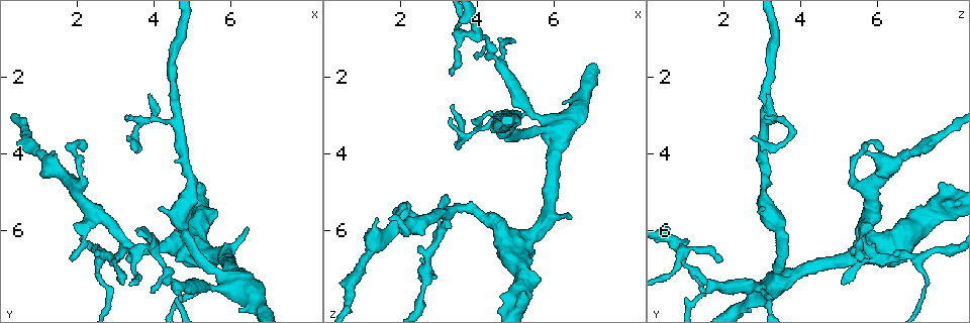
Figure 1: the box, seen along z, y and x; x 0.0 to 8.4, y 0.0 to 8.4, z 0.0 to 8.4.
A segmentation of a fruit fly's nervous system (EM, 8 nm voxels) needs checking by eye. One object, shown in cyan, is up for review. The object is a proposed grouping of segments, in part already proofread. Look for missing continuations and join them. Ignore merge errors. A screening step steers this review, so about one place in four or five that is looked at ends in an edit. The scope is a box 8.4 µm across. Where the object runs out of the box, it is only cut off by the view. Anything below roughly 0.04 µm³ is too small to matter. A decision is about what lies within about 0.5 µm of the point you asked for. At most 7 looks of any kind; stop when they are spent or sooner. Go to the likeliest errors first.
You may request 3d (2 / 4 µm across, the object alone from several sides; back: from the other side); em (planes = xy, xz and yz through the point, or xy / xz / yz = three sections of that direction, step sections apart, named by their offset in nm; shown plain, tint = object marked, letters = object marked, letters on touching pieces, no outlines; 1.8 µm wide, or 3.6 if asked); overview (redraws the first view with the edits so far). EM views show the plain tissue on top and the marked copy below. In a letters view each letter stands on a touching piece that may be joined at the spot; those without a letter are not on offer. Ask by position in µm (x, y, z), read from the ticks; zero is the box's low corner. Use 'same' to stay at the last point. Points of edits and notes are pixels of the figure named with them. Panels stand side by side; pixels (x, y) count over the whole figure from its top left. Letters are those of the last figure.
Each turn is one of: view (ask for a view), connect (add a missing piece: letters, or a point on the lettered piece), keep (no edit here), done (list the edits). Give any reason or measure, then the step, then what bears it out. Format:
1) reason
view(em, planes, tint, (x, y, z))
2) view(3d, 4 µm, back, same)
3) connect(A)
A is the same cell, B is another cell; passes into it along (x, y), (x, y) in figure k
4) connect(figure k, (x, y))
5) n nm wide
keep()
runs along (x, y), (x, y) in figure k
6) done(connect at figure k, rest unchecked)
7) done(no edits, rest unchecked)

four-way junction
view(3d, 4 µm, (6.10, 7.10, 3.45))

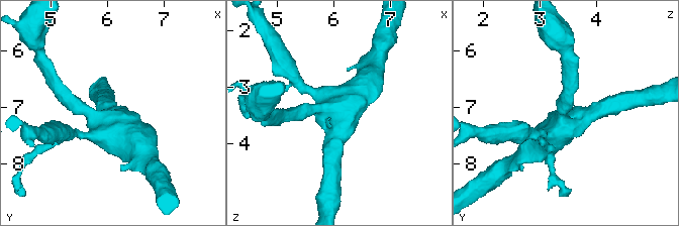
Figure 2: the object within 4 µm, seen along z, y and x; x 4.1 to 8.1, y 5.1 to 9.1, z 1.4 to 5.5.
view(em, planes, letters, (6.15, 7.15, 3.40))

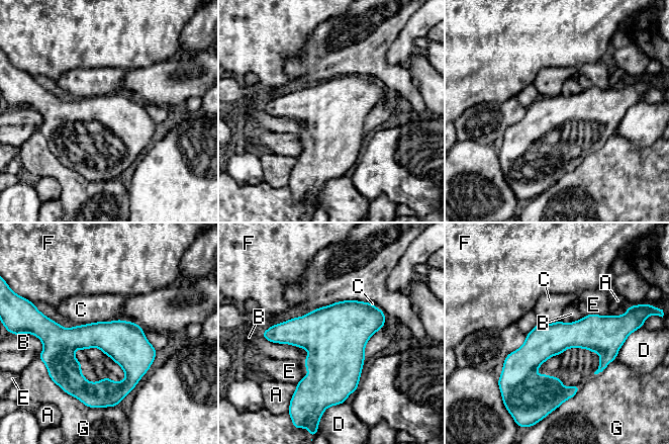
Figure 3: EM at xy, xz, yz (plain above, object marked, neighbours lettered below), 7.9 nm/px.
keep()
A, B, C, D, E, F and G are other cells; runs along (618, 331), (548, 339), (505, 365) in figure 3; none of them fits

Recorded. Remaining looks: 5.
thick turns thin
view(em, yz, step 4, letters, (2.05, 5.05, 5.80))

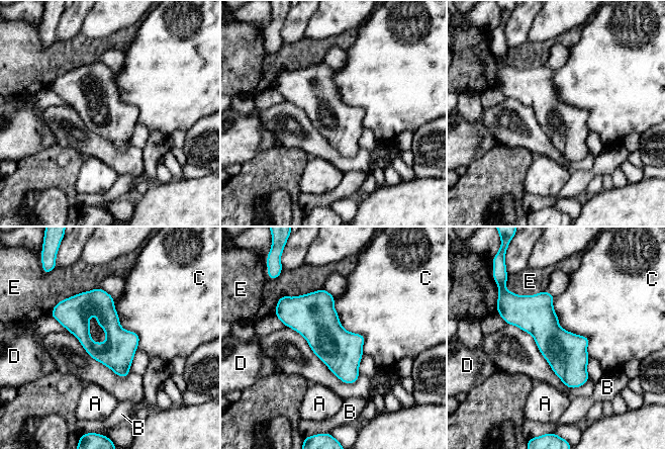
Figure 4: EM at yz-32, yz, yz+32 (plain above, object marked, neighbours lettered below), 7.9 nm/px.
keep()
A, B, C, D and E are other cells; runs along (57, 307), (124, 374) in figure 4; no lettered piece goes on from it

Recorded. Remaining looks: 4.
sharp bend
view(em, planes, letters, (5.25, 6.60, 6.30))

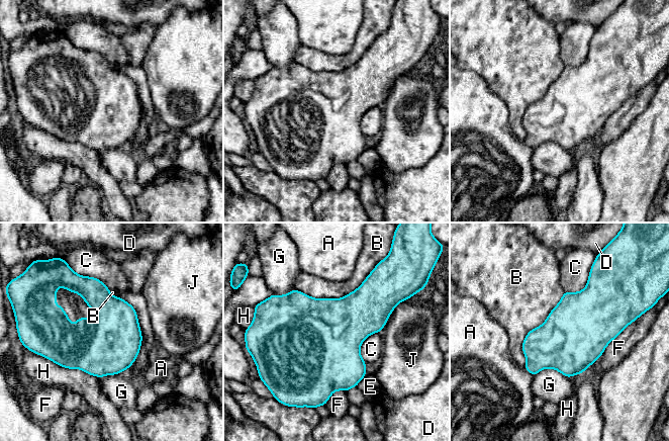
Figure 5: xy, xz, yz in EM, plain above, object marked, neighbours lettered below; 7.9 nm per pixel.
keep()
A, B, C, D, E, F, G, H and J are other cells; border along (564, 291), (527, 334), (523, 366) in figure 5; none of them fits

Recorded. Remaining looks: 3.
done(no edits, rest unchecked)

